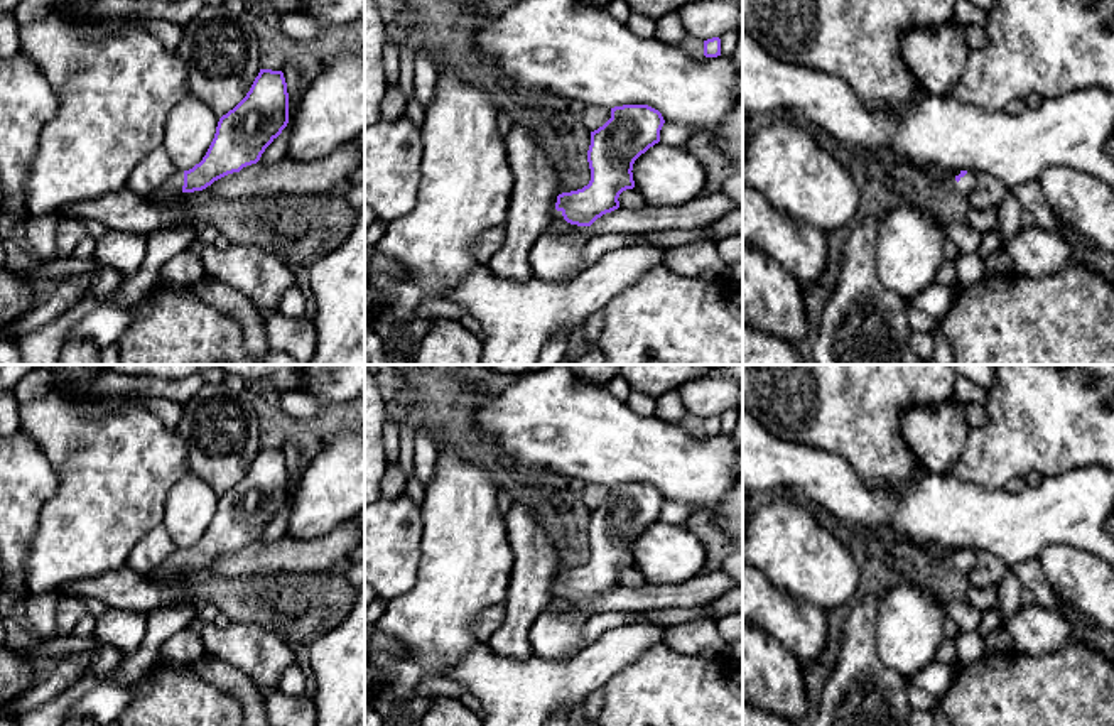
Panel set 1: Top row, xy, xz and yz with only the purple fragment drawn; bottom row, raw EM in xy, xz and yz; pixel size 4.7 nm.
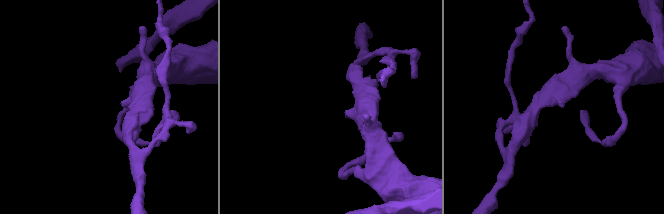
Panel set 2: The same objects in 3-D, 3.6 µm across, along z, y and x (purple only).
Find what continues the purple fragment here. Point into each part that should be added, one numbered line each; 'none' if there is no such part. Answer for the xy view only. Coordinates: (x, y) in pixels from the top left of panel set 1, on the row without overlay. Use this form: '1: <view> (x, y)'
1: xy (174, 563)

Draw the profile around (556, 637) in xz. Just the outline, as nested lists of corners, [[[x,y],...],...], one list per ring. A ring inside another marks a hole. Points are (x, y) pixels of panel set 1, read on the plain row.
[[[543,611],[528,633],[533,655],[545,662],[565,662],[579,653],[584,648],[582,630],[586,620],[581,613]]]

